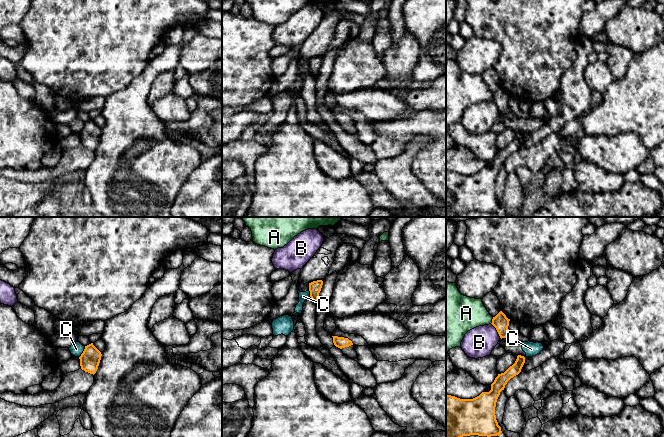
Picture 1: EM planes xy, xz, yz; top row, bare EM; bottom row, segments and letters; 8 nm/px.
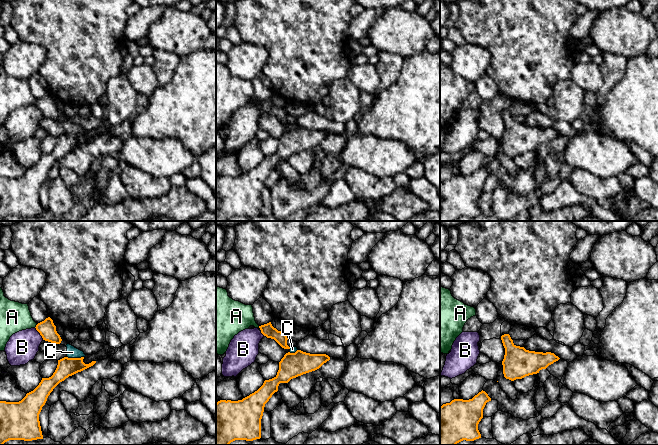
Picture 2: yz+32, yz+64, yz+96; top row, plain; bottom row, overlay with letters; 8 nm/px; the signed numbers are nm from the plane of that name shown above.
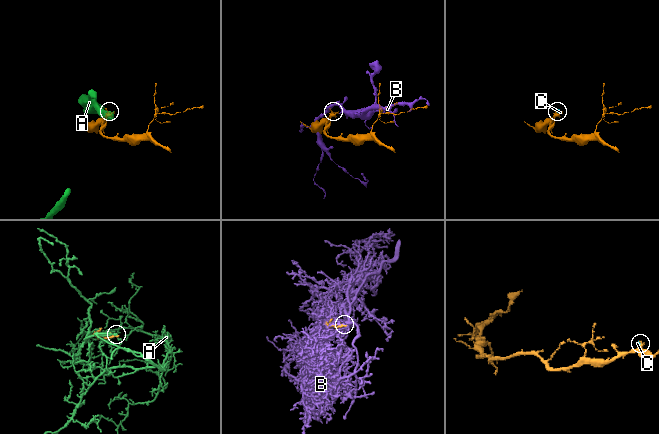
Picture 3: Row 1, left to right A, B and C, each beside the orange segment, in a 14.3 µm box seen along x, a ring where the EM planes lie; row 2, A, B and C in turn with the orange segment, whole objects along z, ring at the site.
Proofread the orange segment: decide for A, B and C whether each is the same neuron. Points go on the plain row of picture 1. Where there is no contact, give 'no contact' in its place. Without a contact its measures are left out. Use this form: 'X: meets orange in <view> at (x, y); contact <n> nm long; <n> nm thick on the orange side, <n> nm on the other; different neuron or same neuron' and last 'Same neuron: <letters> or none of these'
A: meets orange in yz at (492, 96); contact 60 nm long; 120 nm thick on the orange side, 280 nm on the other; different neuron
B: meets orange in yz at (496, 105); contact 140 nm long; 120 nm thick on the orange side, 240 nm on the other; different neuron
C: meets orange in xy at (83, 128); contact 110 nm long; 160 nm thick on the orange side, 100 nm on the other; different neuron
Same neuron: none of these

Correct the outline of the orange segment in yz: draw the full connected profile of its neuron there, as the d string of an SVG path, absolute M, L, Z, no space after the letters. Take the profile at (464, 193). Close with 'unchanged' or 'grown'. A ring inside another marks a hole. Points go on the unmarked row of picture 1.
M518 131L512 142L498 150L489 168L482 168L473 175L446 171L446 217L457 217L470 211L491 213L501 210L495 191L496 178L507 158L521 148L524 139L525 133Z; unchanged

